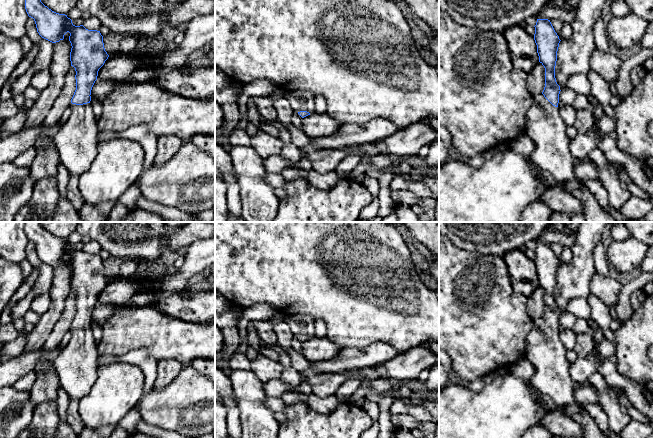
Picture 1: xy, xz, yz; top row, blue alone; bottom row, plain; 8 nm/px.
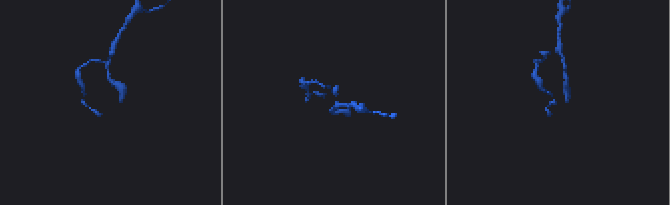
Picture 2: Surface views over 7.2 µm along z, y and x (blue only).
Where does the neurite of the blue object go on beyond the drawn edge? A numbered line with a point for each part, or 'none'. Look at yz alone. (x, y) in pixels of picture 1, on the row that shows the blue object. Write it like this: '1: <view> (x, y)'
1: yz (544, 125)

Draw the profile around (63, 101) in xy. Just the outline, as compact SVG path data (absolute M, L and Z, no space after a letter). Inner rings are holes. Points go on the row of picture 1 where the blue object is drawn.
M71 66L66 75L65 83L59 96L54 101L52 107L50 108L48 114L45 117L44 122L42 123L42 125L45 128L49 128L57 124L60 121L64 111L71 104L71 99L76 90L75 75L76 75L75 68Z

